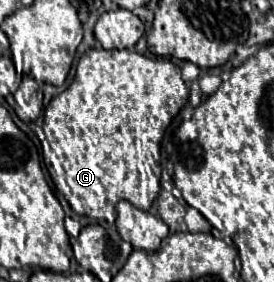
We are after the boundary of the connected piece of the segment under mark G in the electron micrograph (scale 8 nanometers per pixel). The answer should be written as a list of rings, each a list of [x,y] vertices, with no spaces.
[[[88,49],[80,57],[80,61],[78,61],[76,77],[74,77],[72,85],[64,93],[60,93],[58,97],[54,97],[50,101],[50,105],[47,105],[43,112],[42,129],[45,133],[45,139],[41,141],[42,157],[57,191],[66,197],[66,201],[70,203],[70,207],[78,215],[96,219],[98,223],[106,221],[106,225],[112,225],[112,221],[108,219],[112,215],[110,207],[116,207],[116,203],[122,201],[122,199],[130,201],[134,207],[138,207],[142,211],[148,211],[150,205],[152,205],[152,201],[158,197],[158,191],[160,191],[160,141],[162,141],[162,135],[164,135],[166,127],[170,125],[170,121],[184,107],[186,101],[188,101],[188,87],[184,85],[184,81],[180,77],[180,67],[170,61],[170,59],[146,57],[145,55],[140,55],[140,53],[136,53],[136,51],[128,51],[128,49],[122,49],[122,51],[118,51],[118,49],[112,49],[112,51],[106,51],[106,49]]]

